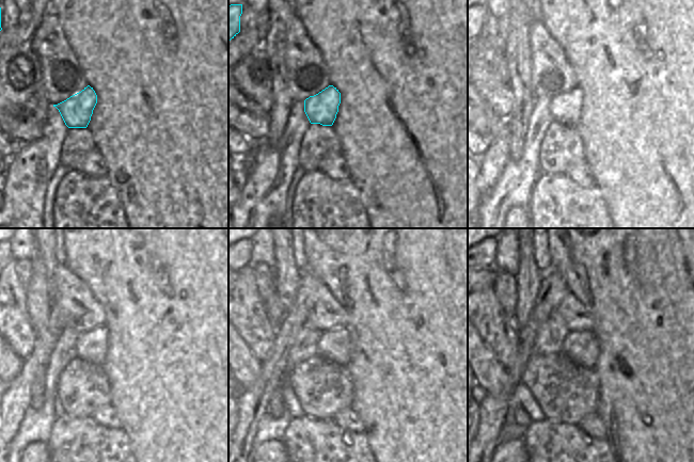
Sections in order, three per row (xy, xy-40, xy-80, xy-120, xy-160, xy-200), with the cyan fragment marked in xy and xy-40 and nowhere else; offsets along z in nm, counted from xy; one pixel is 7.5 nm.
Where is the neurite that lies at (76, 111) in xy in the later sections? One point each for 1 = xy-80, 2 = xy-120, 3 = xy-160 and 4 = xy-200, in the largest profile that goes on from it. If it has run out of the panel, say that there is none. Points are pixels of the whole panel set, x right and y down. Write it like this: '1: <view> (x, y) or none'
1: xy-80 (565, 108)
2: xy-120 (92, 345)
3: xy-160 (334, 345)
4: xy-200 (582, 347)

